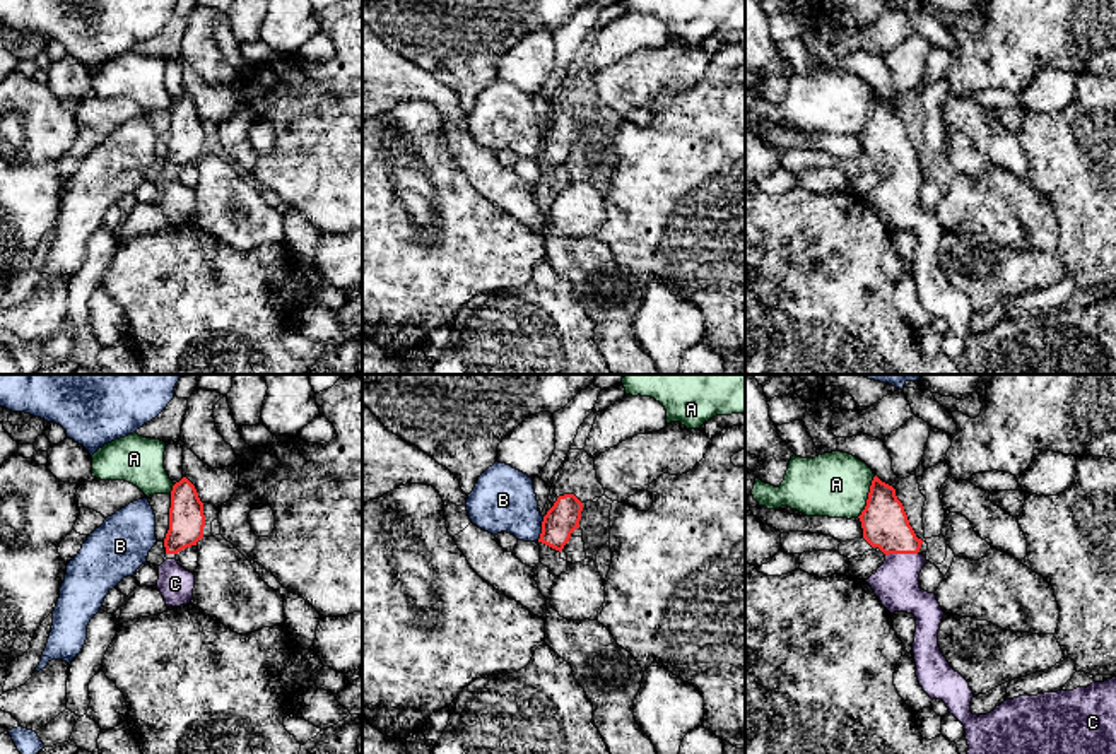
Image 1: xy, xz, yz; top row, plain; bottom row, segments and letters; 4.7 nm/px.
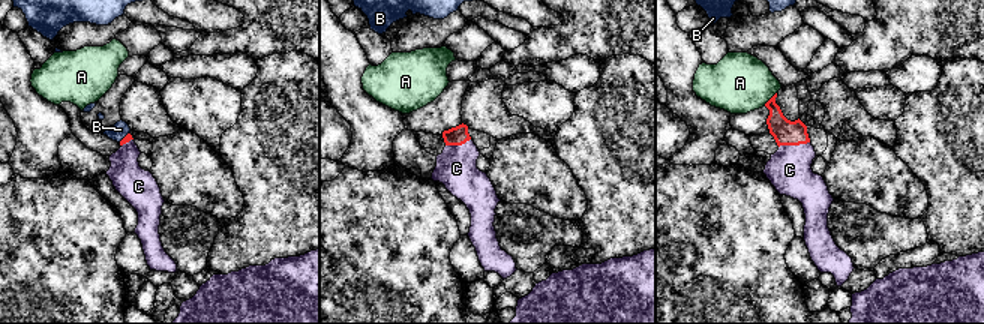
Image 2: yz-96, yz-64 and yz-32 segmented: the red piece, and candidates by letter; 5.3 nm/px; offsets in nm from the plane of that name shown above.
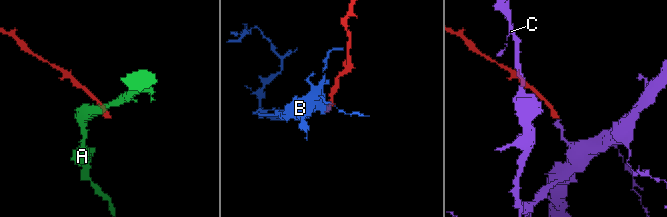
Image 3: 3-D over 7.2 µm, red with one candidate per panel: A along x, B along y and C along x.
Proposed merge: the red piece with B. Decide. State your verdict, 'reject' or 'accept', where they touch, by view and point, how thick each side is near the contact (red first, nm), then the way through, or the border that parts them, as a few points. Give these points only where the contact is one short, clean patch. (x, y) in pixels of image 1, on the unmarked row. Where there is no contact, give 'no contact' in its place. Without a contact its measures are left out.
reject; meets red in xz at (542, 146); 160 nm thick on the red side, 300 nm on the other; border along xz (544, 134), (537, 158)

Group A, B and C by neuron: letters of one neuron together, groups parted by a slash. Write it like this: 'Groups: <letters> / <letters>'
Groups: A / B / C

